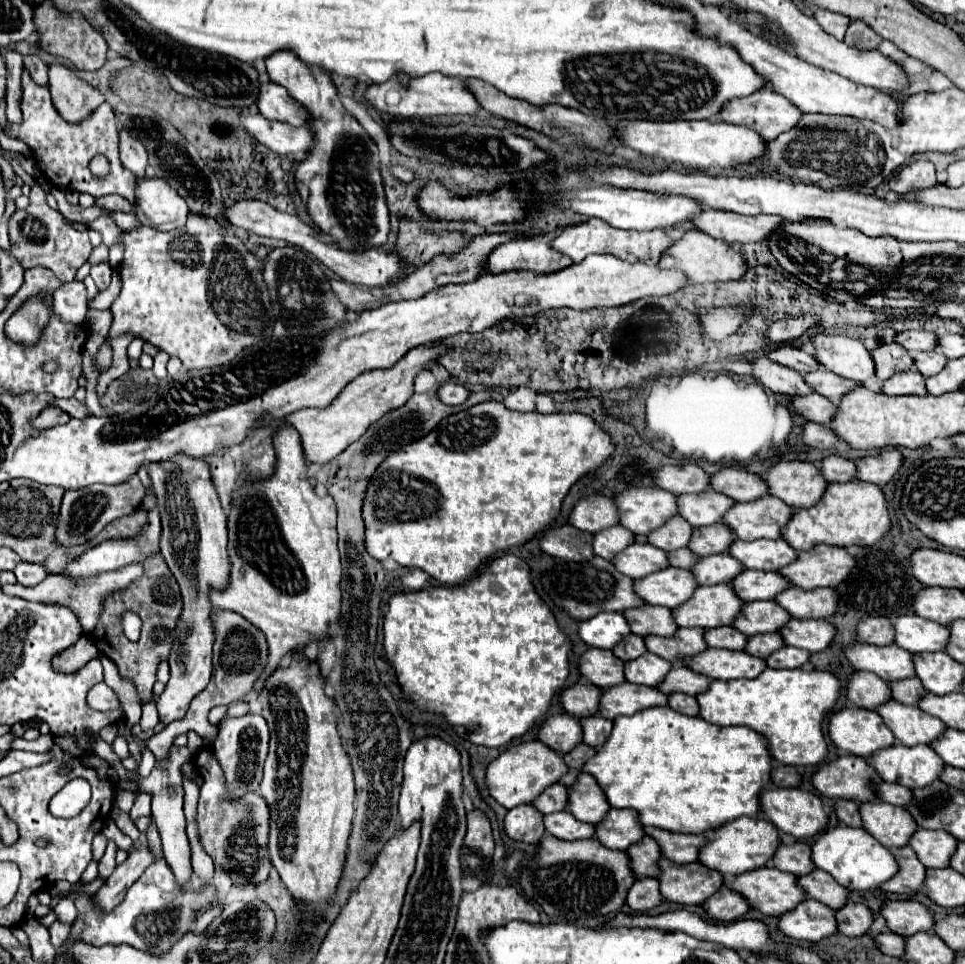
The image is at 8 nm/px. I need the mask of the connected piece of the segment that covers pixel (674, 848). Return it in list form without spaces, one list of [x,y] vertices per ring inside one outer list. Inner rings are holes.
[[[644,827],[644,831],[660,843],[664,857],[678,863],[698,861],[698,849],[702,849],[702,841],[706,841],[706,835],[682,835],[654,827]]]

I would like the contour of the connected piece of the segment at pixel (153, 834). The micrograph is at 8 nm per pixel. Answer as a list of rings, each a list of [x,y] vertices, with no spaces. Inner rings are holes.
[[[150,825],[146,837],[148,837],[150,851],[154,853],[154,861],[160,861],[164,855],[162,855],[162,843],[160,843],[160,835],[158,835],[158,831],[156,831],[156,825]]]

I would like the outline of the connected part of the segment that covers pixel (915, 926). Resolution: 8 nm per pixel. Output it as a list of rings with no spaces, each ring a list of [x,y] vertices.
[[[890,901],[882,907],[882,917],[886,919],[888,927],[902,935],[910,937],[920,931],[932,931],[934,929],[934,917],[928,911],[924,903],[918,901]]]

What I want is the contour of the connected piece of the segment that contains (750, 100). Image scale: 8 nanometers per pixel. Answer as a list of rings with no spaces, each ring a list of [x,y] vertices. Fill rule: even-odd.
[[[762,87],[758,89],[758,93],[728,101],[718,113],[720,121],[732,123],[732,125],[746,125],[748,129],[754,129],[764,141],[772,141],[780,133],[792,129],[800,121],[800,117],[802,117],[802,111],[796,105],[792,105],[788,99],[784,99],[782,95],[774,93],[770,87]]]

